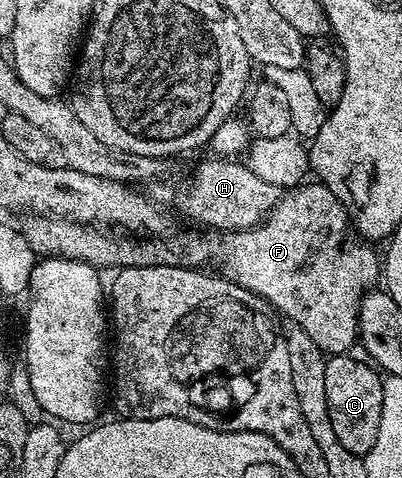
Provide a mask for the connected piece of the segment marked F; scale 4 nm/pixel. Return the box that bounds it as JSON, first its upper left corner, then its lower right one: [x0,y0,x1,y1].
[22,182,380,354]

